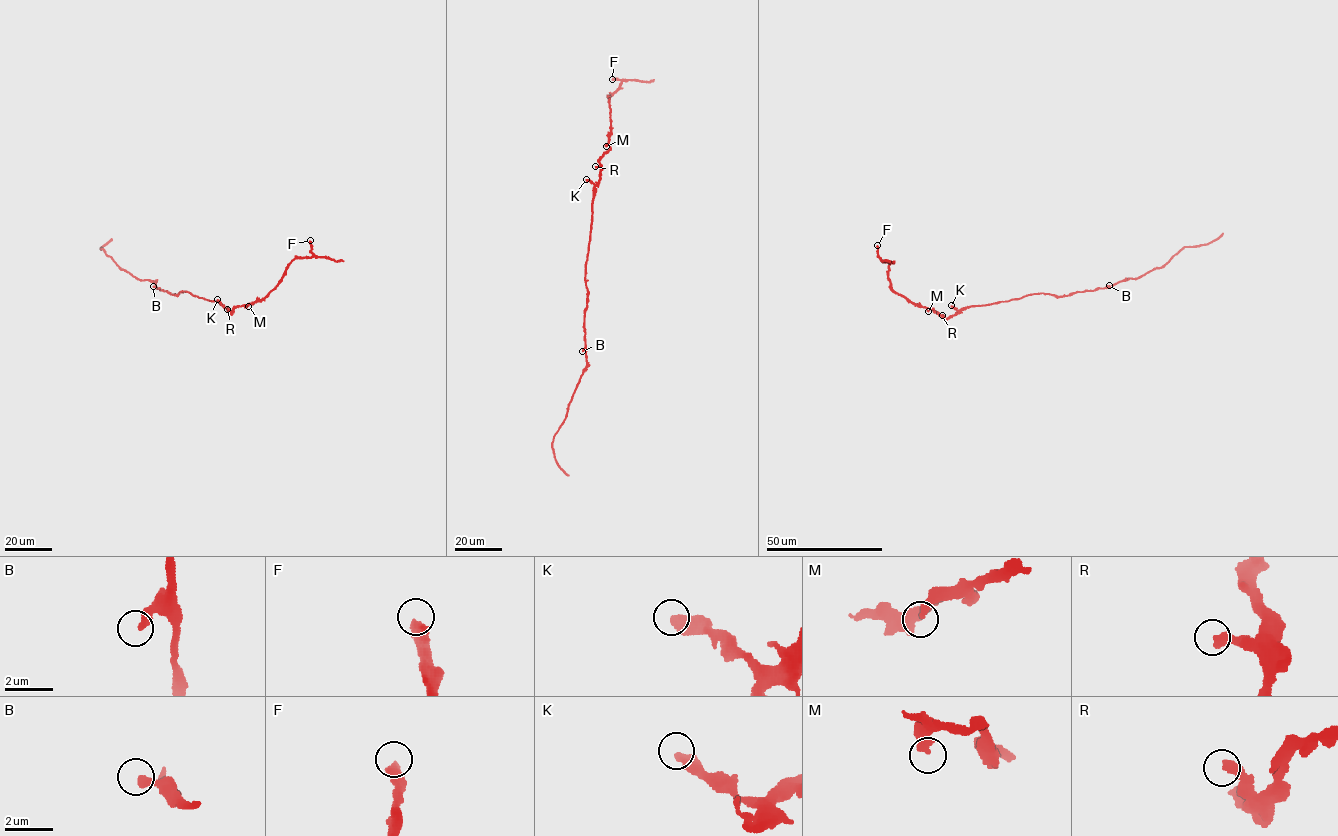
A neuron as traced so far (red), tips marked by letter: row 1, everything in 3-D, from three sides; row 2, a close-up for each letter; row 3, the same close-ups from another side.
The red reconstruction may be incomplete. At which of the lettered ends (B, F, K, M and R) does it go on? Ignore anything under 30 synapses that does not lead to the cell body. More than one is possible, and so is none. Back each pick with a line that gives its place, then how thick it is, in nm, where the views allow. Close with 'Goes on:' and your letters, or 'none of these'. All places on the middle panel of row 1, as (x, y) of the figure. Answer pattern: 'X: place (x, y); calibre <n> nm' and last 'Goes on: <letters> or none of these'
Goes on: none of these

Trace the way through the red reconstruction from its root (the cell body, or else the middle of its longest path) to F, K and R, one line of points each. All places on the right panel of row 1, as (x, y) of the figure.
F: (1019, 298), (967, 306), (943, 318), (896, 294), (890, 264), (882, 261), (877, 245)
K: (1019, 298), (959, 310), (951, 305)
R: (1019, 298), (967, 306), (947, 318), (942, 315)

